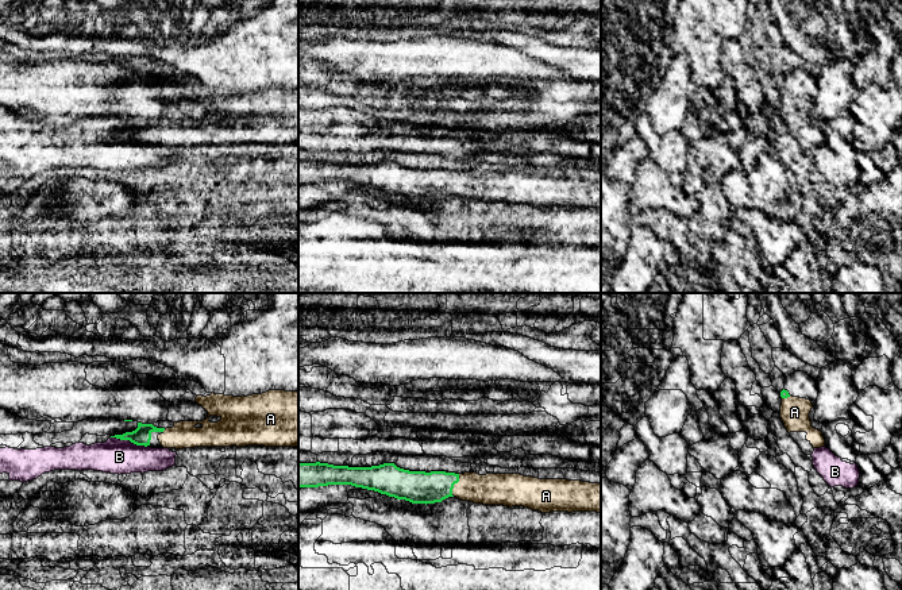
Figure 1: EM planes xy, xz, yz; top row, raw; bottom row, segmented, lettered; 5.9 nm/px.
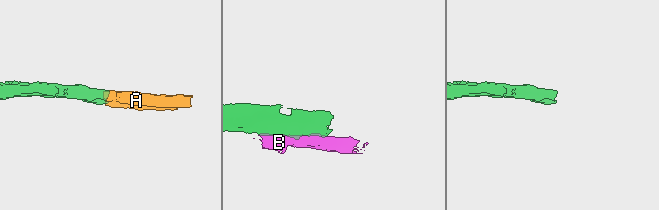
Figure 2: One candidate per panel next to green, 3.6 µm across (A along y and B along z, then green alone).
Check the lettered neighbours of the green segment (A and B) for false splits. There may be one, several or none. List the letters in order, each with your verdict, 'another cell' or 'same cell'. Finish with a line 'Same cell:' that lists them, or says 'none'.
A: same cell
B: another cell
Same cell: A

